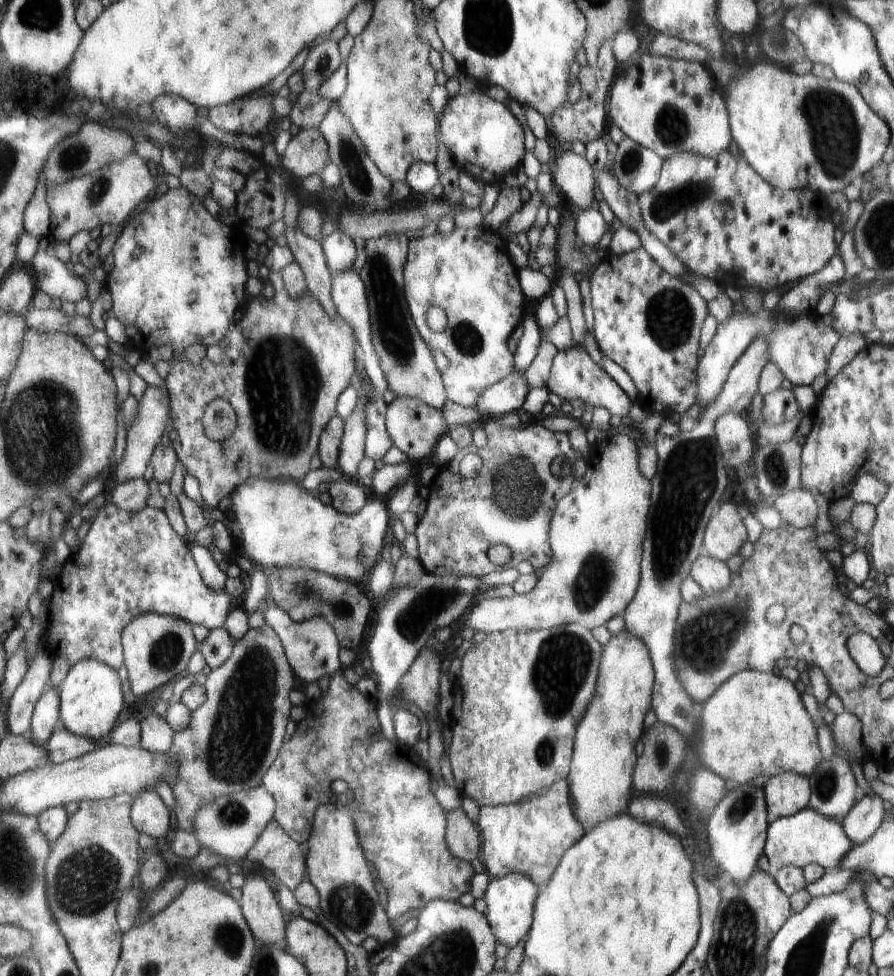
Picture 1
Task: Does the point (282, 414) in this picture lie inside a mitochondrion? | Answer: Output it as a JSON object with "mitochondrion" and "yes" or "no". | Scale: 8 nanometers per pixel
{"mitochondrion":"yes"}

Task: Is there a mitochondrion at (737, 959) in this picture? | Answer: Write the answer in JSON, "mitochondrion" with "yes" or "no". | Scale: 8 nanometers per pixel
{"mitochondrion":"yes"}

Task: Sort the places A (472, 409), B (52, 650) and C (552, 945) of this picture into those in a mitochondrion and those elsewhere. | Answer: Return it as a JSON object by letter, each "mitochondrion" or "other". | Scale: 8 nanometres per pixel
{"A":"other","B":"other","C":"other"}

